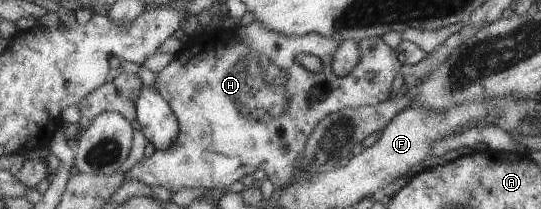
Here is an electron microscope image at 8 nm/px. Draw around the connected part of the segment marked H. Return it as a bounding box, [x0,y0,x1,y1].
[124,20,401,192]

